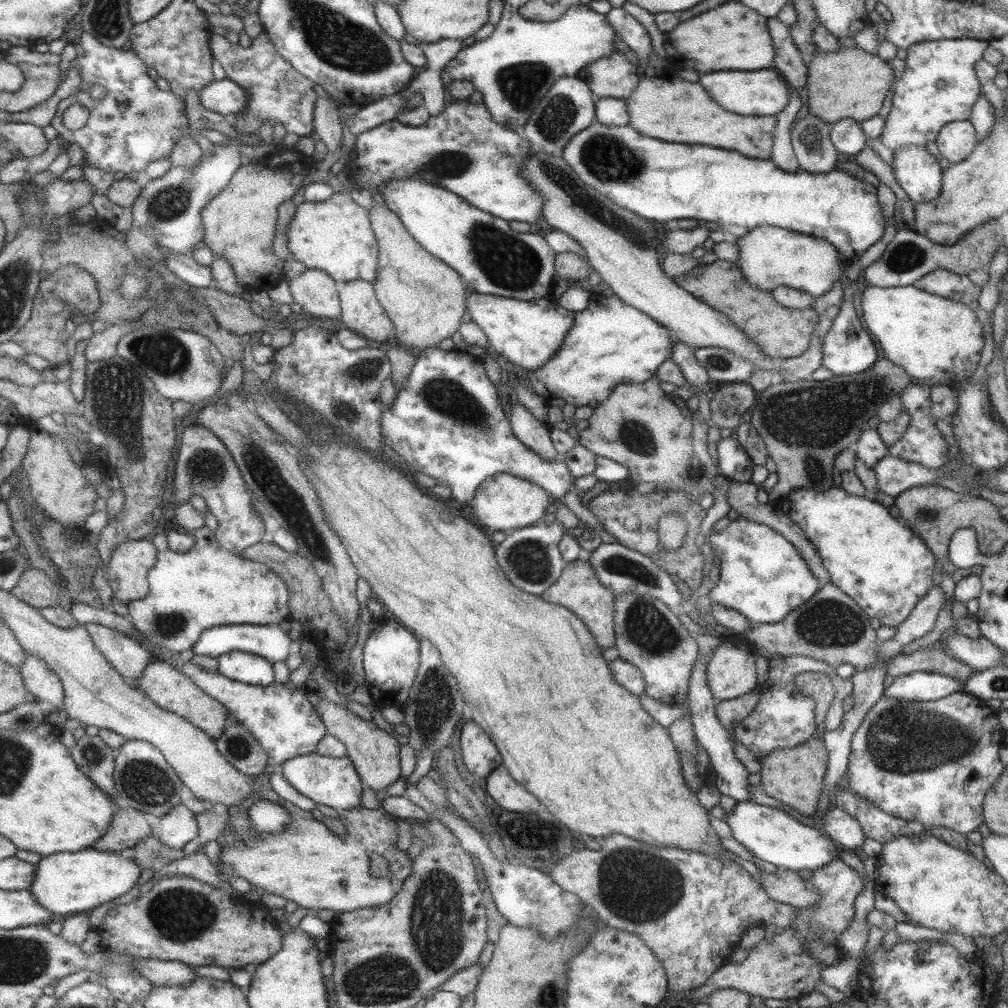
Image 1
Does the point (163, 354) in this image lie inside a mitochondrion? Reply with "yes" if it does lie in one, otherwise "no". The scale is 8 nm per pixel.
yes

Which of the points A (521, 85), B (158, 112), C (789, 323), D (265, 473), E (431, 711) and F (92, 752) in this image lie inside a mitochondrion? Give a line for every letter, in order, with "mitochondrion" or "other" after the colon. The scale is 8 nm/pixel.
A: mitochondrion
B: mitochondrion
C: other
D: mitochondrion
E: mitochondrion
F: mitochondrion

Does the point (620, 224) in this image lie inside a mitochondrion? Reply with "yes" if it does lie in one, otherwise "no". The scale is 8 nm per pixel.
yes

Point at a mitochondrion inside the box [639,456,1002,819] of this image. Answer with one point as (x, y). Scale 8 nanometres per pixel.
(898, 742)

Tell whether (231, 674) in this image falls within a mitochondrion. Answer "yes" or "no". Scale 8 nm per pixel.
no

